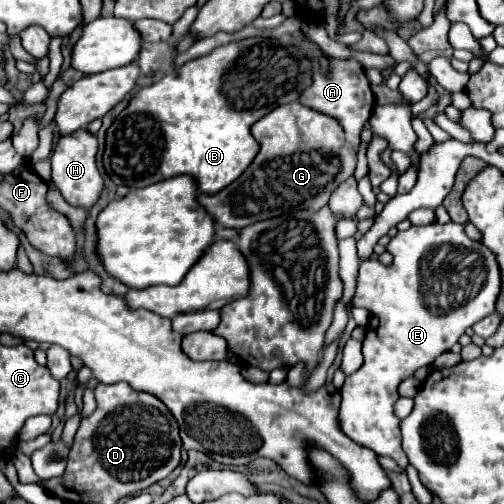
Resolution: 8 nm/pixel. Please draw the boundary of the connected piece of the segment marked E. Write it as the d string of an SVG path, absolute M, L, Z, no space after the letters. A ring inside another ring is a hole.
M454 222L442 226L442 236L440 224L412 226L406 232L398 232L390 240L388 252L394 256L394 262L390 266L382 266L378 260L360 264L358 286L352 304L368 308L372 312L372 318L368 322L366 338L362 344L364 364L360 370L346 378L340 390L340 424L354 442L372 448L378 456L392 458L402 470L406 470L408 458L400 446L400 420L392 412L392 406L398 400L396 388L404 378L412 376L414 370L418 370L420 366L430 366L440 352L450 350L466 328L496 310L502 278L496 256L484 244L470 244L470 238L464 234L464 226L456 226ZM432 276L440 284L440 292L432 292Z

